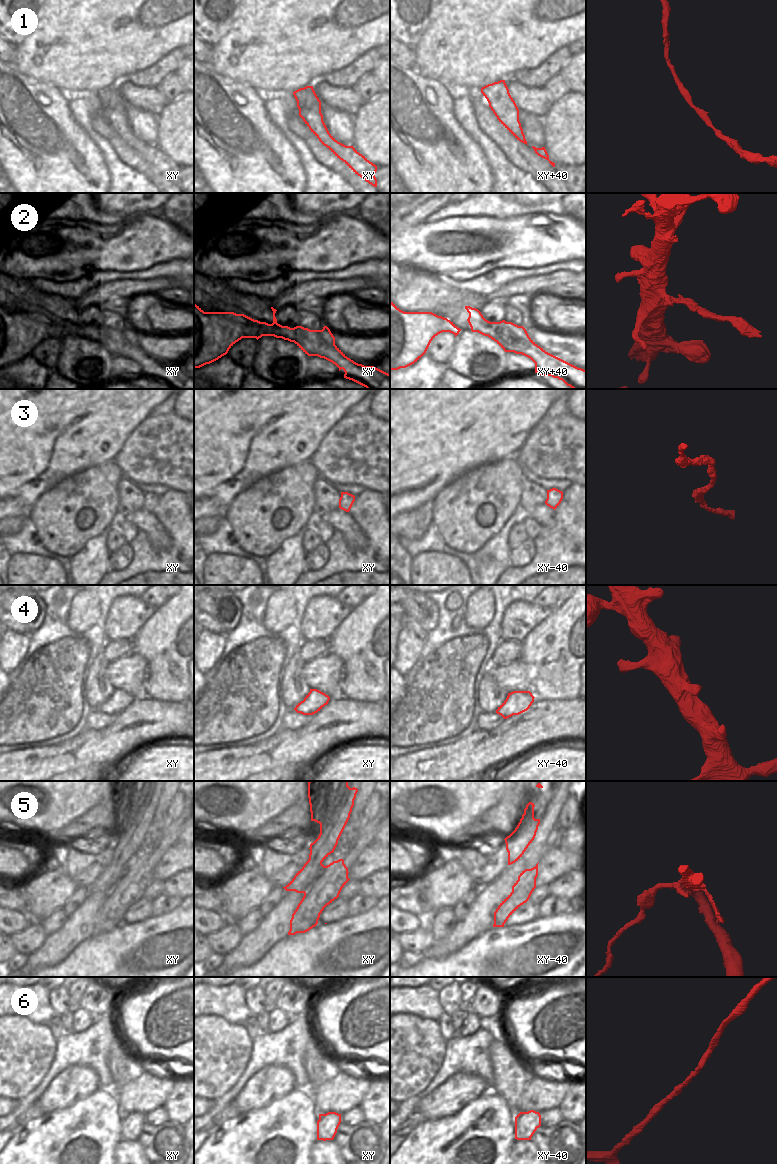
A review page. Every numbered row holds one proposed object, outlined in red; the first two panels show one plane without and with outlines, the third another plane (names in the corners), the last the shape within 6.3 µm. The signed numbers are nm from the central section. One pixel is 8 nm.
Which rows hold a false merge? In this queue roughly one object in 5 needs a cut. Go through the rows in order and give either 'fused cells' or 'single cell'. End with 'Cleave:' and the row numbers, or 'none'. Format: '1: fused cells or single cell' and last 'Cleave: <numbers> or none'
1: single cell
2: single cell
3: single cell
4: single cell
5: fused cells
6: single cell
Cleave: 5

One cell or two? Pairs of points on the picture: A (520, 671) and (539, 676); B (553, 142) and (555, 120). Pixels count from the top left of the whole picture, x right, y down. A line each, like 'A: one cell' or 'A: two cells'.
A: two cells
B: one cell

